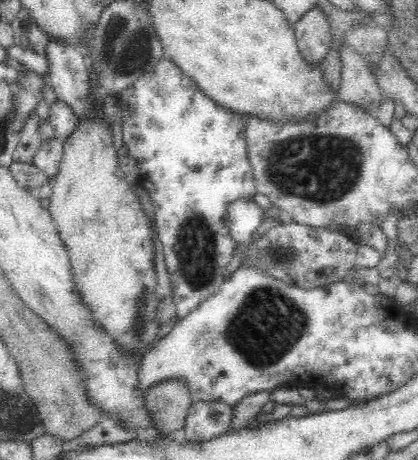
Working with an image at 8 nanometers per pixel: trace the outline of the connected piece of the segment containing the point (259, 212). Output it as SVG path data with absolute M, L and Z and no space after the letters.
M252 197L229 202L226 220L231 238L236 244L246 242L258 230L265 216L265 209Z

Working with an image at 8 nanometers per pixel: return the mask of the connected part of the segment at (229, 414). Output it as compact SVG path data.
M195 400L190 405L185 439L210 440L234 427L234 407L222 400Z

